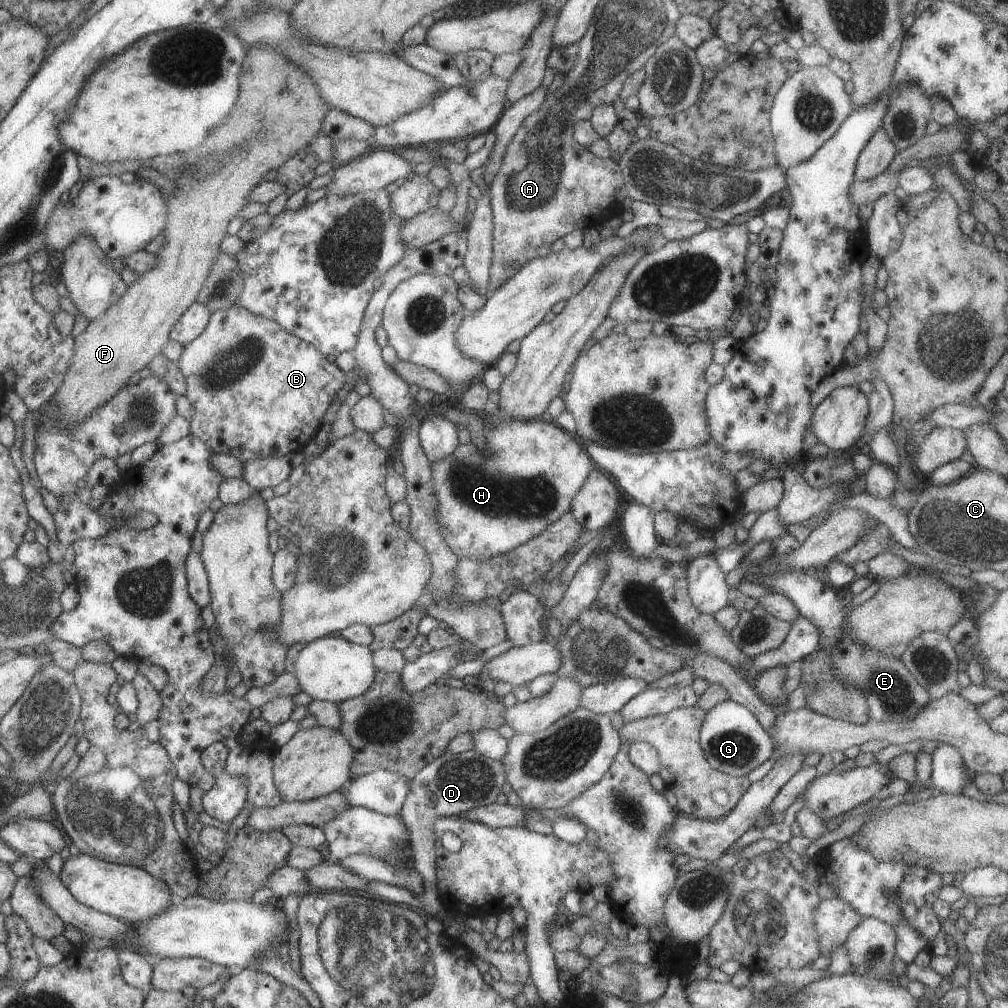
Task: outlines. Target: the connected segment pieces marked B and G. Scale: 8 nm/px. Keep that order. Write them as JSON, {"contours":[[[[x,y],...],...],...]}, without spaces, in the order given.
{"contours":[[[[231,305],[225,310],[216,310],[213,316],[210,317],[209,322],[205,325],[203,332],[197,338],[189,341],[184,345],[183,352],[178,360],[179,370],[185,377],[185,396],[187,400],[193,406],[193,418],[190,420],[190,433],[209,446],[209,450],[213,453],[225,454],[233,456],[240,460],[242,463],[255,460],[257,458],[267,457],[279,457],[291,452],[300,452],[303,448],[313,440],[315,432],[321,426],[323,415],[329,404],[334,400],[335,395],[343,386],[345,386],[345,380],[347,380],[346,373],[341,371],[335,363],[329,362],[321,352],[319,352],[314,346],[303,342],[285,332],[273,320],[269,318],[263,318],[263,316],[255,316],[251,314],[245,308],[237,305]]],[[[723,700],[710,708],[701,724],[700,747],[711,768],[733,777],[745,777],[753,768],[769,759],[774,751],[772,738],[745,705]]]]}

